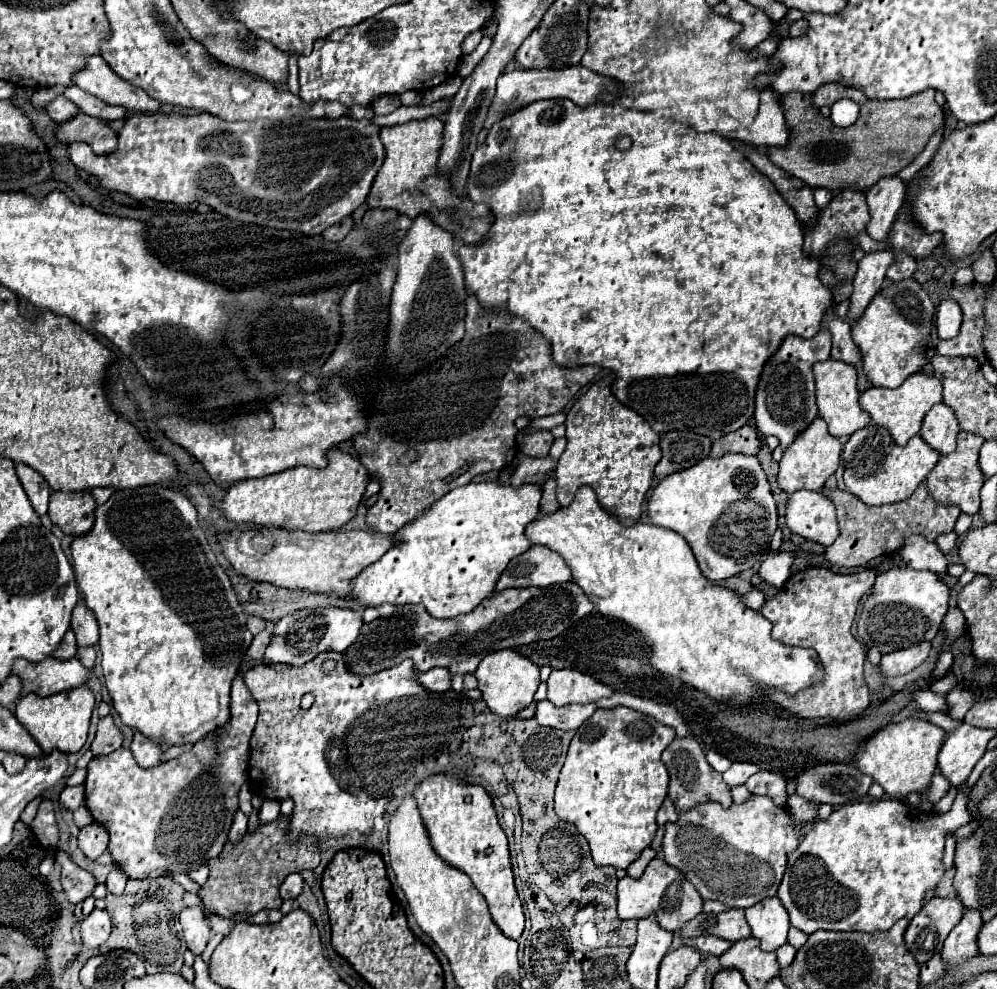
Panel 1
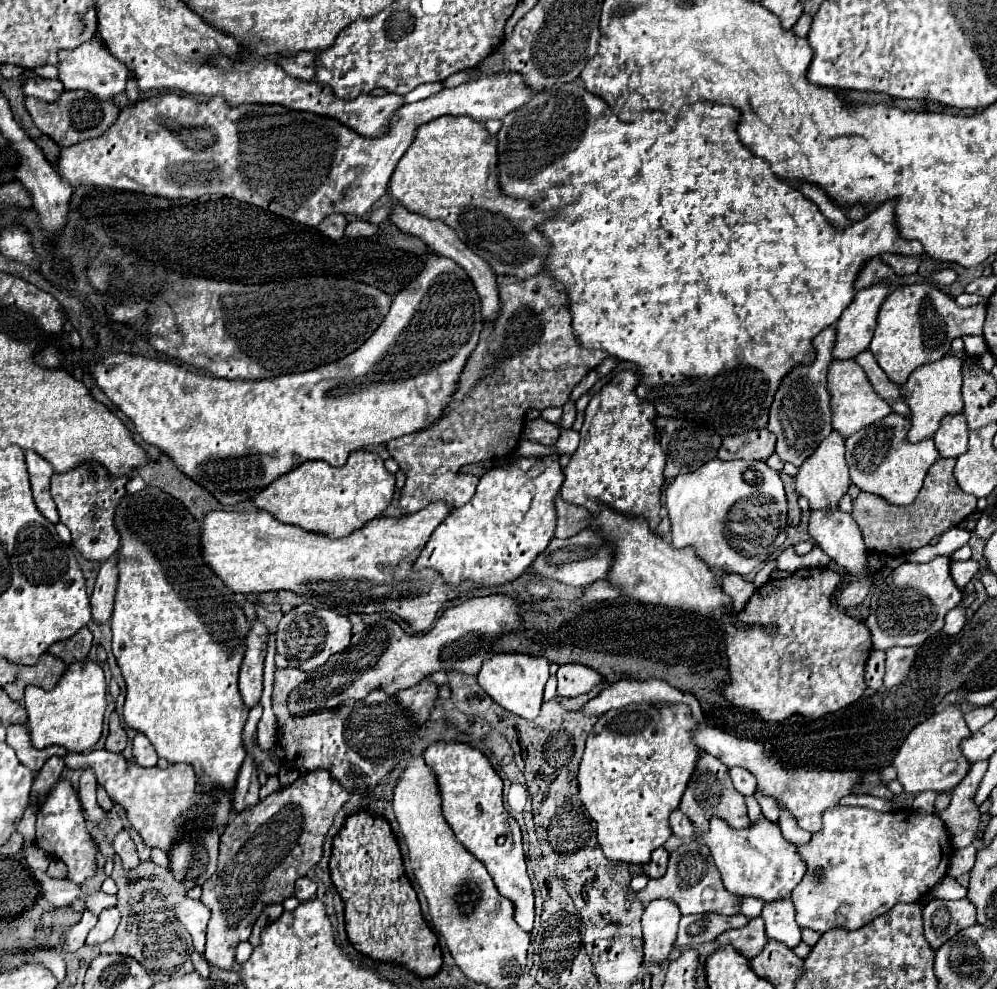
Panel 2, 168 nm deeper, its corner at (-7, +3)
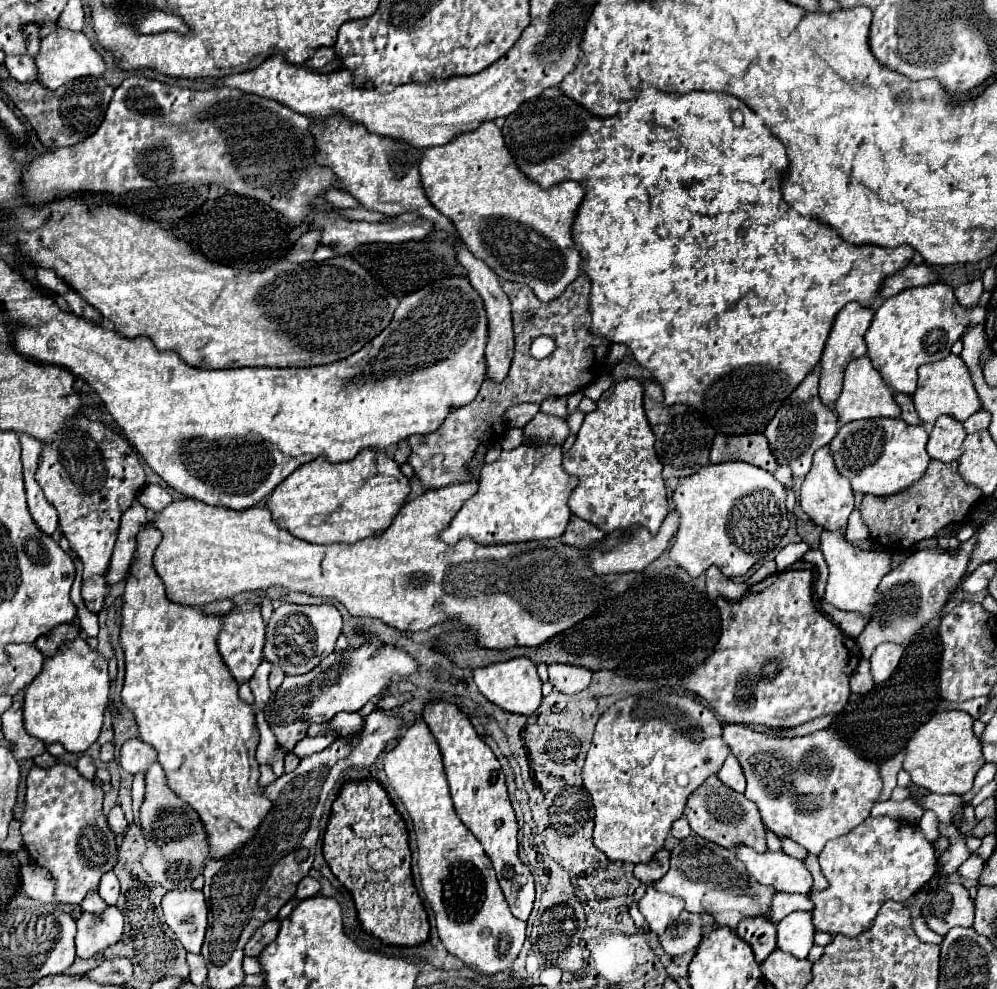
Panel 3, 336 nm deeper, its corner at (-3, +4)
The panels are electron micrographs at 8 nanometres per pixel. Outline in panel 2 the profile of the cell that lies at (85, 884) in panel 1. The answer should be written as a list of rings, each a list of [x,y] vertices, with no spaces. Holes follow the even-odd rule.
[[[35,871],[35,879],[41,887],[41,895],[53,905],[53,907],[67,907],[71,905],[77,897],[81,897],[81,887],[75,885],[69,879],[53,879],[47,873]]]

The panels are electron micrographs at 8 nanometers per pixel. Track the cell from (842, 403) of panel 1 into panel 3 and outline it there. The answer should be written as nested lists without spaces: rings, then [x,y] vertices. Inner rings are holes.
[[[861,356],[847,364],[845,378],[843,378],[843,390],[835,402],[835,410],[837,410],[841,424],[863,420],[863,418],[879,418],[879,416],[897,418],[899,416],[899,406],[893,400],[891,390],[885,386],[881,374],[875,368],[871,368],[871,360],[867,356]]]

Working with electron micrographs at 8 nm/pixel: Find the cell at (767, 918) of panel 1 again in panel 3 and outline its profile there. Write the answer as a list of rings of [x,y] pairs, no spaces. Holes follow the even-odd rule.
[[[791,912],[777,922],[777,948],[797,958],[807,958],[813,946],[815,928],[809,912]]]

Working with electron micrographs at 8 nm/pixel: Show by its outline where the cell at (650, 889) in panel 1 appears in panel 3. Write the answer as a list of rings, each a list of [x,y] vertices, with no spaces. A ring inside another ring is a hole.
[[[689,836],[671,850],[671,866],[667,874],[661,880],[651,882],[651,886],[659,892],[681,898],[687,912],[711,914],[721,926],[729,926],[731,930],[735,930],[741,918],[767,916],[767,908],[775,892],[769,886],[751,882],[733,850],[727,850],[699,836]]]

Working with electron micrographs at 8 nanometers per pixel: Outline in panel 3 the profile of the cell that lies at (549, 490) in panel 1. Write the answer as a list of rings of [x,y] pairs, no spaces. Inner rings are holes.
[[[571,514],[571,520],[569,520],[567,530],[563,532],[561,540],[563,540],[563,544],[585,548],[597,540],[603,540],[603,536],[605,534],[597,526],[593,526],[591,522],[585,522],[585,520],[577,518],[575,514]]]

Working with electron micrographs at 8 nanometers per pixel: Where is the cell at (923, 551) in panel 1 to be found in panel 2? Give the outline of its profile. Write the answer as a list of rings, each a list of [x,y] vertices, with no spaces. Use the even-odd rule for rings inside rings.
[[[969,559],[969,561],[951,561],[951,575],[953,581],[963,589],[975,575],[979,573],[979,563]]]

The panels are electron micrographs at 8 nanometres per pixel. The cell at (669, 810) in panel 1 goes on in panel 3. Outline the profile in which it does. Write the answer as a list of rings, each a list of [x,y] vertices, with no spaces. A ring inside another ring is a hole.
[[[679,818],[679,820],[675,820],[675,822],[673,822],[673,828],[671,828],[671,834],[673,834],[675,838],[679,838],[679,840],[687,838],[687,836],[691,834],[691,828],[689,828],[687,820],[685,820],[685,818]]]

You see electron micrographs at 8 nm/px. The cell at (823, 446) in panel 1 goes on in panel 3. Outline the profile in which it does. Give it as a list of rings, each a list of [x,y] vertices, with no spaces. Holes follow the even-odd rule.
[[[823,446],[821,450],[815,452],[813,458],[813,466],[809,470],[809,474],[805,476],[803,484],[801,484],[801,494],[799,494],[799,504],[805,510],[805,514],[819,526],[827,528],[827,530],[839,530],[847,526],[847,518],[851,514],[851,510],[855,508],[853,504],[853,490],[847,478],[843,478],[839,474],[839,470],[835,468],[833,462],[833,452],[829,446]]]

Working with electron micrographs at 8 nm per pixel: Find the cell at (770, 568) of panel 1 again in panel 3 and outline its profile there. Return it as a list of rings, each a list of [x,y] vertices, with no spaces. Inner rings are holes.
[[[805,542],[785,546],[785,548],[783,548],[783,550],[777,554],[777,558],[775,558],[777,568],[779,568],[779,570],[789,568],[789,566],[791,566],[791,564],[795,564],[797,560],[801,560],[801,556],[803,556],[807,550],[809,550],[809,546],[807,546]]]

